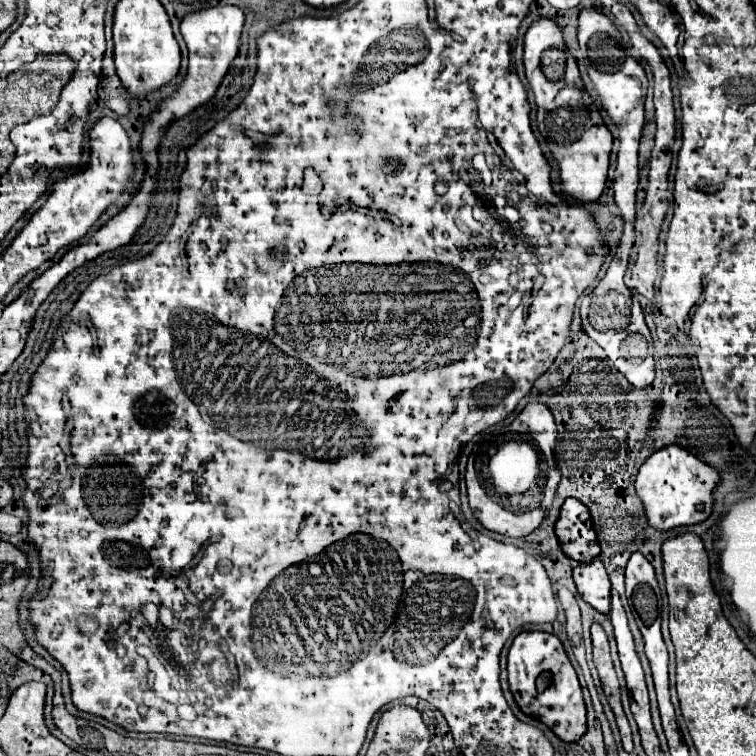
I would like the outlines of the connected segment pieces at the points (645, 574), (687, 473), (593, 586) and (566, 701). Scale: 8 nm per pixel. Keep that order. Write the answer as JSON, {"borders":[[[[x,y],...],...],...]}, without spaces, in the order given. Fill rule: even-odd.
{"borders":[[[[635,552],[635,554],[629,558],[629,562],[627,562],[625,586],[627,586],[627,590],[629,590],[631,596],[633,596],[635,588],[641,586],[641,584],[647,584],[649,588],[653,588],[653,592],[659,590],[657,580],[655,580],[655,570],[653,570],[653,566],[645,560],[645,556],[643,556],[641,552]]],[[[665,446],[653,452],[639,468],[635,492],[643,502],[647,524],[655,530],[667,532],[679,526],[703,522],[711,514],[713,488],[717,484],[717,470],[705,466],[681,446]]],[[[599,558],[589,564],[577,564],[573,568],[573,580],[581,598],[591,604],[597,612],[609,614],[611,610],[611,582],[607,578],[605,566]]],[[[521,632],[519,636],[515,636],[509,648],[507,672],[509,672],[509,686],[511,686],[513,698],[525,714],[547,724],[565,742],[575,742],[587,732],[587,716],[585,716],[585,702],[583,702],[581,686],[579,686],[575,668],[571,666],[565,654],[565,648],[555,634]],[[543,672],[549,672],[551,684],[547,686],[547,690],[537,692],[535,680]]]]}

